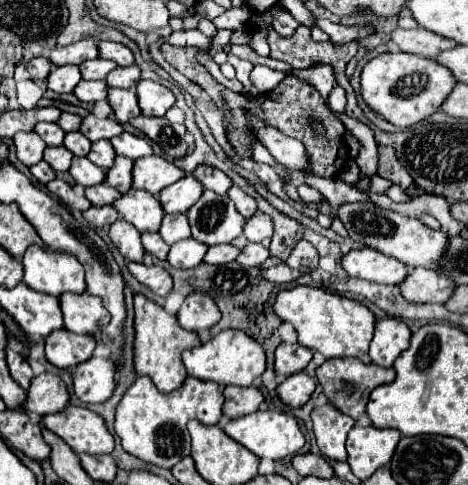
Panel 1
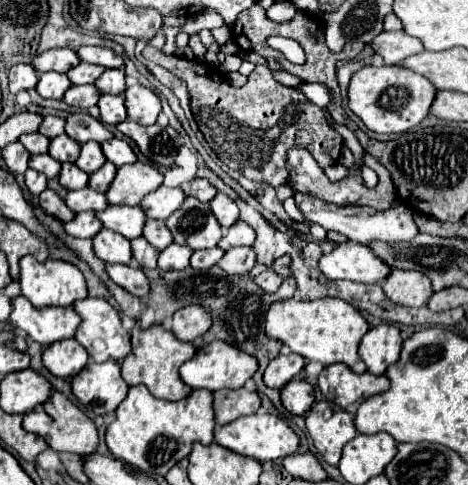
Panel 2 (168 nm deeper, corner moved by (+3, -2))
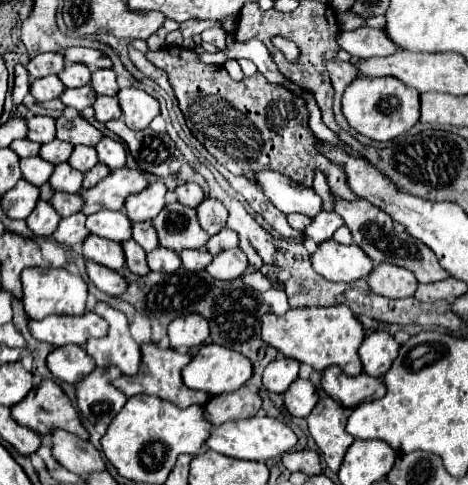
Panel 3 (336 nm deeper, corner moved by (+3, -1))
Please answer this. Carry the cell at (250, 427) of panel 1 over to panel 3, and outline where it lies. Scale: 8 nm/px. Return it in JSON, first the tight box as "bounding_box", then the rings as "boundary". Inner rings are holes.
{"bounding_box":[206,413,296,463],"boundary":[[[258,413],[254,419],[228,421],[220,427],[214,427],[206,445],[208,445],[208,449],[212,449],[220,455],[226,455],[226,457],[250,459],[250,461],[262,461],[264,463],[272,457],[288,453],[296,445],[296,435],[284,421],[278,421],[276,417],[268,417],[264,413]]]}

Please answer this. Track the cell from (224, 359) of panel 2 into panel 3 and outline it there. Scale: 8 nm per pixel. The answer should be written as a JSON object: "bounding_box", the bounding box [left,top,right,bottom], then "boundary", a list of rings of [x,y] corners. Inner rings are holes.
{"bounding_box":[182,345,252,397],"boundary":[[[202,345],[182,371],[190,389],[206,391],[210,397],[240,389],[252,375],[252,363],[238,351],[222,345]]]}

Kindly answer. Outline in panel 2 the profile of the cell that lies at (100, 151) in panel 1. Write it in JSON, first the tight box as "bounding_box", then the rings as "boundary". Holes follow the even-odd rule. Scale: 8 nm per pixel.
{"bounding_box":[76,142,106,174],"boundary":[[[86,142],[86,144],[82,144],[80,158],[76,160],[78,168],[82,168],[88,174],[94,174],[96,170],[102,168],[104,162],[106,162],[106,158],[104,158],[102,146],[98,142]]]}

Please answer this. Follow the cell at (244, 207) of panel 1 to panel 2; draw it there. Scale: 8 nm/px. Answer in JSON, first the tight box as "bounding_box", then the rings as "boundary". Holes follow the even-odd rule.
{"bounding_box":[210,192,240,228],"boundary":[[[218,192],[216,198],[210,202],[210,208],[214,210],[214,216],[218,218],[218,222],[222,222],[224,228],[230,228],[234,222],[238,222],[240,210],[230,196]]]}

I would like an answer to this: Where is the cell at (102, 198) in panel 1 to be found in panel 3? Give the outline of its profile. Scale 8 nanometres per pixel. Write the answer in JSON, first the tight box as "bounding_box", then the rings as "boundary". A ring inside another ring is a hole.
{"bounding_box":[50,191,82,217],"boundary":[[[56,191],[50,199],[50,205],[56,209],[56,213],[60,217],[70,217],[74,213],[80,211],[82,207],[82,199],[80,199],[80,193],[78,195],[70,195],[70,193],[60,193]]]}

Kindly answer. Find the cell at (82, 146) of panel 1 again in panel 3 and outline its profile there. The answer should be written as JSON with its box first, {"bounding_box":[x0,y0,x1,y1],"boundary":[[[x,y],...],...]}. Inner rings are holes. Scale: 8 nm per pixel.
{"bounding_box":[40,139,74,165],"boundary":[[[54,139],[54,141],[44,143],[44,145],[40,147],[40,157],[42,157],[44,161],[50,161],[52,165],[60,165],[60,163],[68,161],[72,149],[74,149],[72,145],[66,145],[64,141]]]}

